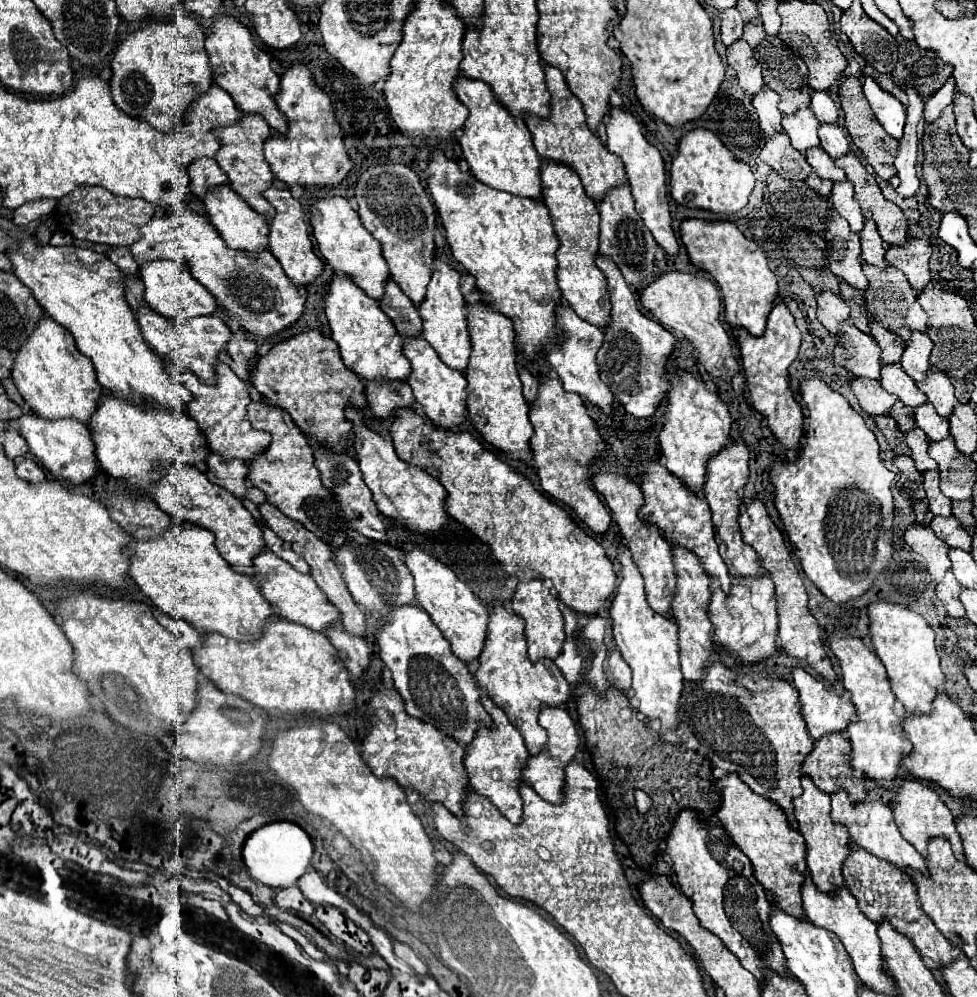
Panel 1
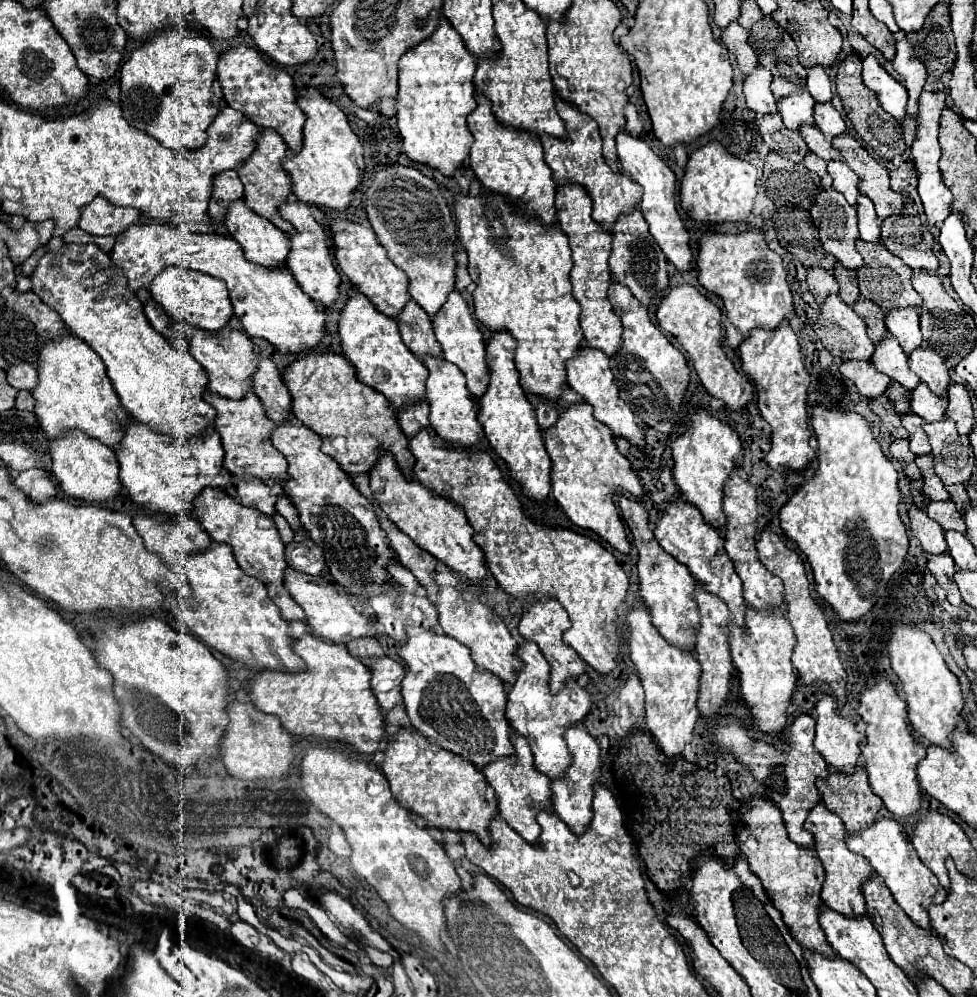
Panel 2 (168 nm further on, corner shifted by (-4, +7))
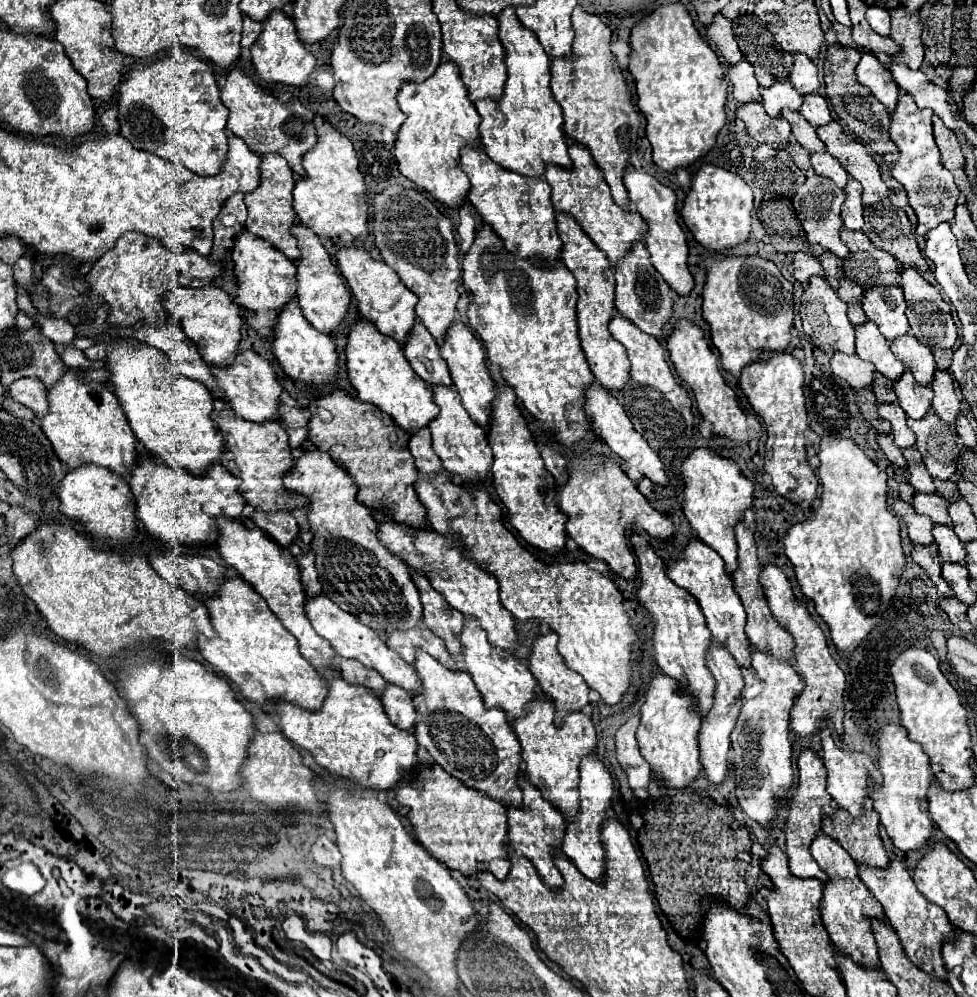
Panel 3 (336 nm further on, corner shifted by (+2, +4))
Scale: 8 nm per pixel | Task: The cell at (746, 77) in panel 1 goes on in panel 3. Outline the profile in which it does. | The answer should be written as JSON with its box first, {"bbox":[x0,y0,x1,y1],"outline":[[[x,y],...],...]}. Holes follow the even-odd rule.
{"bbox":[706,14,742,64],"outline":[[[722,14],[714,16],[714,22],[706,28],[706,38],[724,56],[728,64],[736,64],[742,60],[742,52],[732,34],[732,26]]]}

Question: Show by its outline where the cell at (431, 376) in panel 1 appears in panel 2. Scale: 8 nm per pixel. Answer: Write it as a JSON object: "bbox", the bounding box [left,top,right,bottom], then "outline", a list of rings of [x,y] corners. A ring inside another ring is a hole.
{"bbox":[422,357,482,447],"outline":[[[422,357],[422,363],[430,371],[430,377],[426,381],[426,401],[430,405],[430,425],[436,429],[436,433],[446,439],[452,445],[460,447],[472,447],[478,443],[482,435],[482,425],[478,423],[478,403],[474,401],[474,395],[466,387],[464,373],[454,365],[448,363],[442,357]]]}

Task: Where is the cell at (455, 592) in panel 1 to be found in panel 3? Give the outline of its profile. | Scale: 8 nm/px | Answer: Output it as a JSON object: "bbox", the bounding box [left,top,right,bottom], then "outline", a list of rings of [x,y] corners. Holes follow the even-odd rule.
{"bbox":[460,620,538,722],"outline":[[[466,620],[466,626],[460,634],[460,642],[464,646],[462,660],[466,662],[466,668],[484,700],[484,706],[504,710],[508,722],[522,718],[524,706],[538,696],[536,680],[530,674],[530,670],[526,666],[522,666],[522,662],[518,658],[508,656],[506,652],[500,652],[500,648],[492,648],[492,644],[488,644],[484,632],[478,630],[474,620]]]}

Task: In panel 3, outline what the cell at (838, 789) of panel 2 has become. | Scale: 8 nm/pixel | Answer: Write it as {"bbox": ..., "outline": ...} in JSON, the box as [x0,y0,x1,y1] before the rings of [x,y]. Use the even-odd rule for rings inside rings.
{"bbox":[822,810,890,868],"outline":[[[836,810],[832,818],[824,818],[822,832],[836,840],[856,864],[870,868],[888,868],[890,854],[884,850],[878,834],[878,814],[864,812],[860,820],[852,820],[848,812]]]}

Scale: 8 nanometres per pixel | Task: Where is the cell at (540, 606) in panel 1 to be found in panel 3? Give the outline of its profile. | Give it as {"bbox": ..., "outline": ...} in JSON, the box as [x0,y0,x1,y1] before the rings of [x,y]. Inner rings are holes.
{"bbox":[528,632,590,726],"outline":[[[554,632],[542,634],[538,640],[534,640],[534,644],[532,644],[532,656],[528,660],[528,666],[530,666],[532,676],[538,680],[544,696],[548,696],[552,700],[552,704],[554,704],[556,724],[562,726],[564,718],[570,712],[582,712],[588,706],[588,692],[590,692],[590,688],[588,688],[588,684],[584,682],[584,678],[580,674],[576,674],[574,670],[570,670],[564,664],[562,656],[556,650],[556,644],[558,644],[558,636]]]}

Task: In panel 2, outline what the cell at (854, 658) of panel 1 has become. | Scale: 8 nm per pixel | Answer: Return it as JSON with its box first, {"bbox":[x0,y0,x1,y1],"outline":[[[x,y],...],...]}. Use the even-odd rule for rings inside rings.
{"bbox":[858,679,926,819],"outline":[[[880,679],[862,691],[858,715],[866,721],[866,743],[862,747],[862,759],[870,787],[896,819],[908,817],[920,807],[922,791],[916,781],[916,765],[926,755],[926,747],[914,739],[910,731],[906,701],[898,695],[888,679]]]}

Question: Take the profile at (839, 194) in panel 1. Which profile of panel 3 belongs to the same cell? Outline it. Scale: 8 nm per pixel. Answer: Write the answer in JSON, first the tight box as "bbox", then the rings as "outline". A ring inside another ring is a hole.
{"bbox":[810,150,848,188],"outline":[[[822,150],[822,152],[812,152],[812,154],[810,154],[810,162],[812,162],[812,168],[814,168],[818,174],[822,174],[822,176],[834,180],[840,188],[844,188],[844,184],[848,182],[848,172],[842,168],[842,164],[840,164],[834,156],[830,156],[826,150]]]}

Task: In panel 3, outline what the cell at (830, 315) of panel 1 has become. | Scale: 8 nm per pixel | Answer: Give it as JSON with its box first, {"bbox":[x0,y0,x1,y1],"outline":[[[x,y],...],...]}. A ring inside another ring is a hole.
{"bbox":[792,252,824,286],"outline":[[[796,252],[794,254],[792,266],[794,266],[794,278],[802,286],[806,286],[812,276],[824,276],[824,270],[822,270],[818,258],[814,258],[810,254],[804,254],[804,252]]]}

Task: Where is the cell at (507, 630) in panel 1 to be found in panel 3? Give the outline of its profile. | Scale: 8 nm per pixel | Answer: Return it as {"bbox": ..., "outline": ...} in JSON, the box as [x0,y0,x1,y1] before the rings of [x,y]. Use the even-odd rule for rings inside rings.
{"bbox":[512,696,598,820],"outline":[[[540,696],[528,704],[524,718],[512,722],[512,728],[522,744],[522,758],[530,782],[542,792],[544,800],[558,808],[566,820],[572,820],[580,808],[580,760],[596,752],[598,740],[592,720],[584,712],[572,712],[572,716],[564,720],[564,726],[556,728],[552,702],[546,696]]]}

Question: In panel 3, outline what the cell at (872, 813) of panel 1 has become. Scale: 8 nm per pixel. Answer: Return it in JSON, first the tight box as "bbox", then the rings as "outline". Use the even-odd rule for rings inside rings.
{"bbox":[860,856,954,980],"outline":[[[892,856],[890,868],[886,868],[884,872],[876,868],[860,868],[860,880],[864,880],[872,896],[884,906],[884,914],[890,926],[894,928],[894,932],[898,934],[898,940],[908,960],[926,974],[934,974],[936,980],[946,980],[942,946],[946,942],[954,942],[954,928],[946,918],[944,910],[936,908],[936,904],[928,904],[928,900],[922,900],[920,892],[916,892],[910,872],[896,856]]]}

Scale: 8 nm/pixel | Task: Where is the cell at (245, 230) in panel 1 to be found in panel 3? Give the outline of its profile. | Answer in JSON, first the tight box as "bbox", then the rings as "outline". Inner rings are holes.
{"bbox":[232,230,296,340],"outline":[[[244,230],[236,238],[232,260],[234,276],[238,280],[234,302],[250,312],[246,316],[246,322],[256,330],[256,336],[260,340],[272,340],[274,324],[282,308],[296,296],[296,264],[292,264],[292,260],[288,260],[282,252],[276,252],[276,248],[272,248],[270,244],[264,244],[264,240],[256,240],[256,236],[248,234],[248,230]]]}

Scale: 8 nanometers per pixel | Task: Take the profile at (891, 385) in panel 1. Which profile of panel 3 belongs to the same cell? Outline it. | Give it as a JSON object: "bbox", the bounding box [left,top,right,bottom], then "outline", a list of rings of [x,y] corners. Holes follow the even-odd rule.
{"bbox":[856,320,904,380],"outline":[[[870,320],[856,326],[856,354],[872,362],[876,370],[890,380],[898,380],[904,372],[904,364],[892,354],[890,342],[880,334],[878,326]]]}

